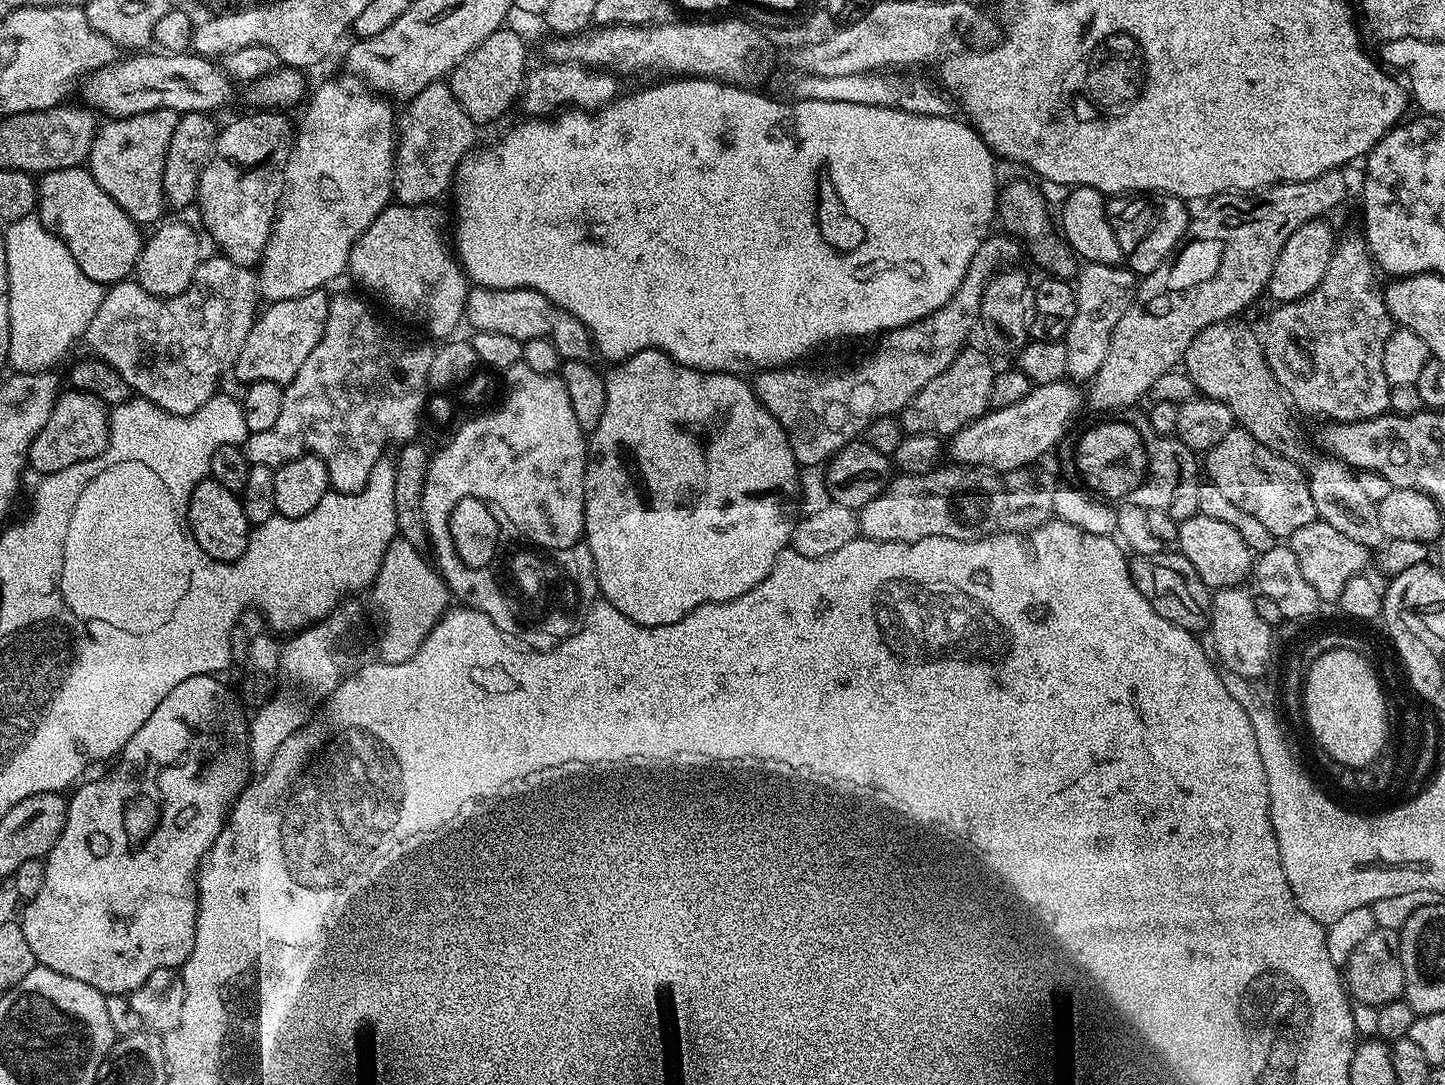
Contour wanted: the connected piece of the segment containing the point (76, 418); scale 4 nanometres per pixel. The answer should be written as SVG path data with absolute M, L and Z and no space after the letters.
M75 390L61 391L57 395L56 403L52 406L50 418L46 418L46 426L38 430L38 434L32 440L28 448L27 463L39 474L66 470L66 466L74 466L83 460L93 460L102 455L108 449L108 418L109 409L98 398L94 398L85 392Z

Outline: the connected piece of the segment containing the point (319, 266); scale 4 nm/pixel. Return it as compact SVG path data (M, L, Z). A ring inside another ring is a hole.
M344 74L341 80L328 80L315 92L316 89L303 109L304 117L292 141L292 152L284 167L284 195L258 263L258 292L268 302L298 298L343 277L354 242L394 196L398 116L395 111L392 113L388 105L391 103L352 74Z

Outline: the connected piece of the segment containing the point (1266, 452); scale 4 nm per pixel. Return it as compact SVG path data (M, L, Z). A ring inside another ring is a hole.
M1234 430L1206 453L1206 476L1218 486L1230 502L1235 502L1246 514L1254 514L1278 538L1290 538L1294 530L1318 519L1311 498L1305 471L1298 463L1272 452L1248 432Z

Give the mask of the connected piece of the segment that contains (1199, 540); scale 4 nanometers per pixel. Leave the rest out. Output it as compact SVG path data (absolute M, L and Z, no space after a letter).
M1199 514L1179 521L1179 525L1175 539L1178 551L1187 558L1190 566L1194 566L1194 570L1198 570L1198 578L1202 578L1206 587L1213 590L1234 588L1243 585L1247 576L1249 579L1254 568L1254 553L1246 546L1246 542L1242 542L1242 534L1238 534L1234 526L1218 522L1218 518Z

